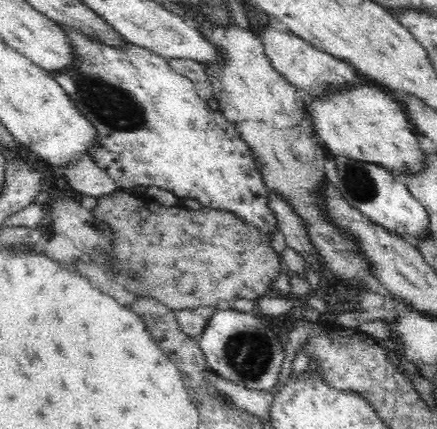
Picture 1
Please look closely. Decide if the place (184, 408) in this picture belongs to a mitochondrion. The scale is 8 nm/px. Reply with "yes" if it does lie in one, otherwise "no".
no

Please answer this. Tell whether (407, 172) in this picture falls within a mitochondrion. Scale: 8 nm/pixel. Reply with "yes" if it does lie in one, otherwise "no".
no

